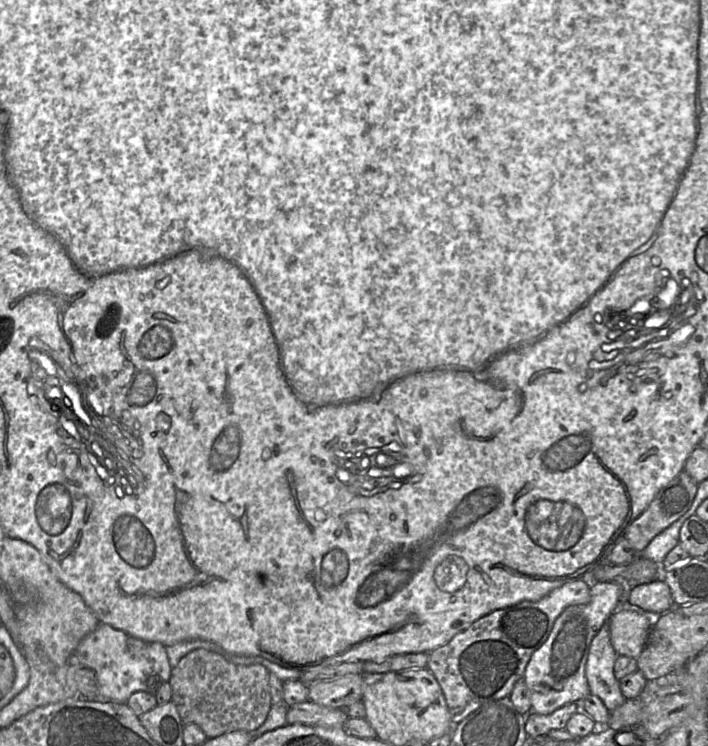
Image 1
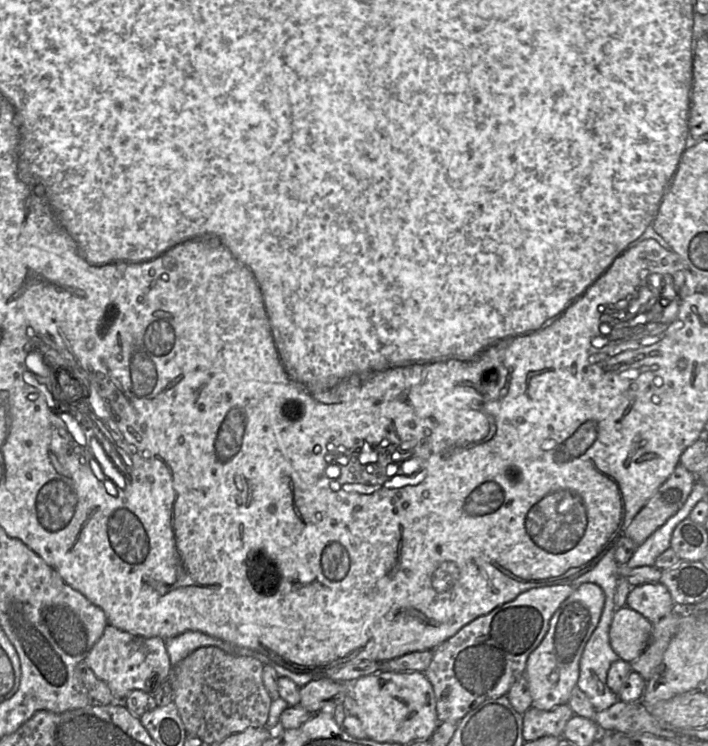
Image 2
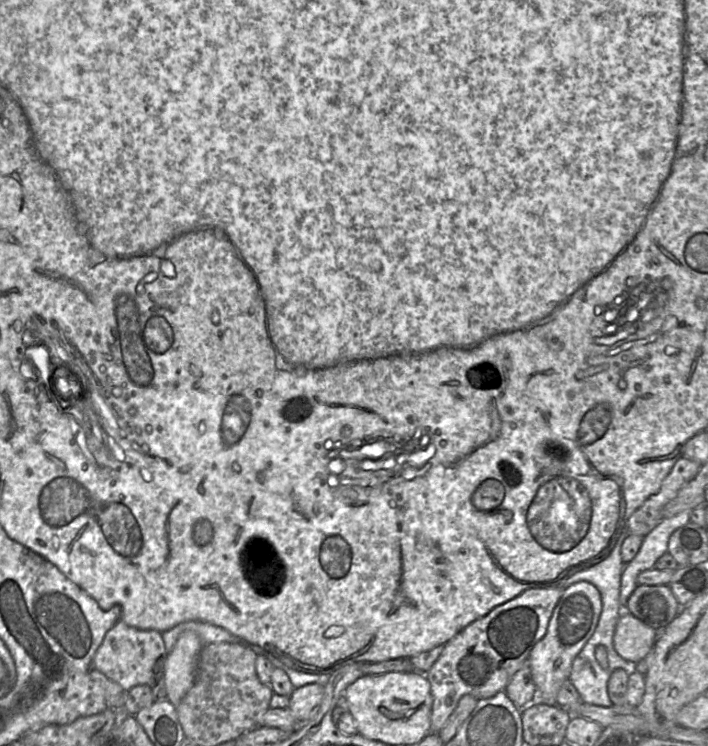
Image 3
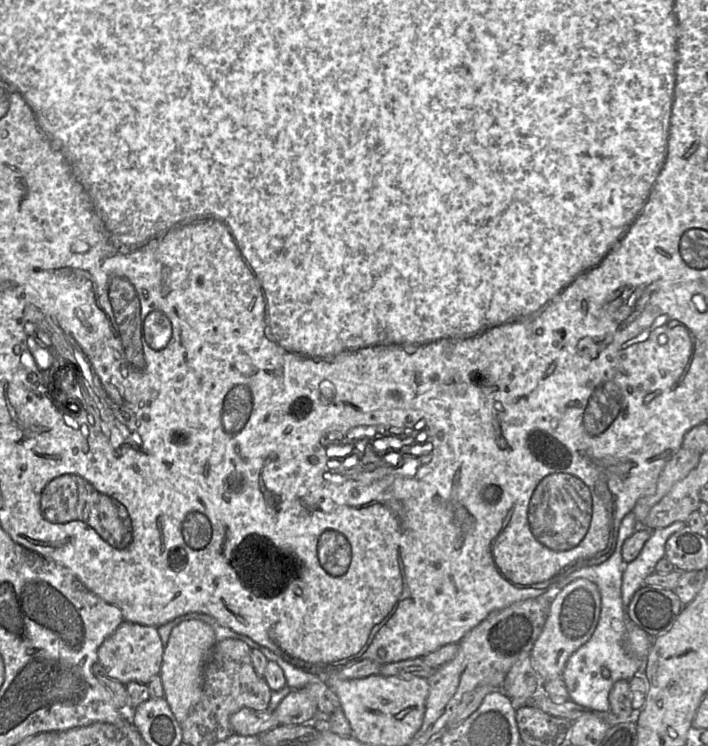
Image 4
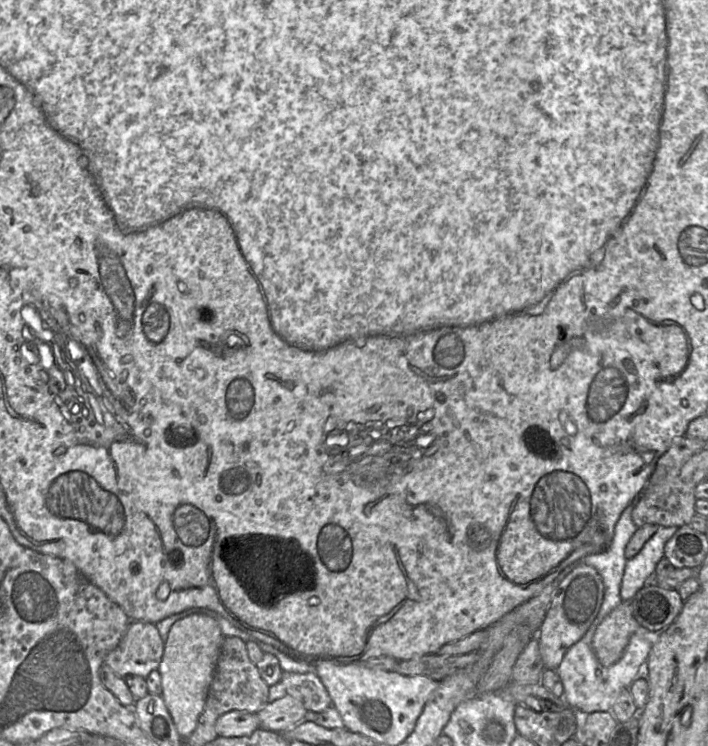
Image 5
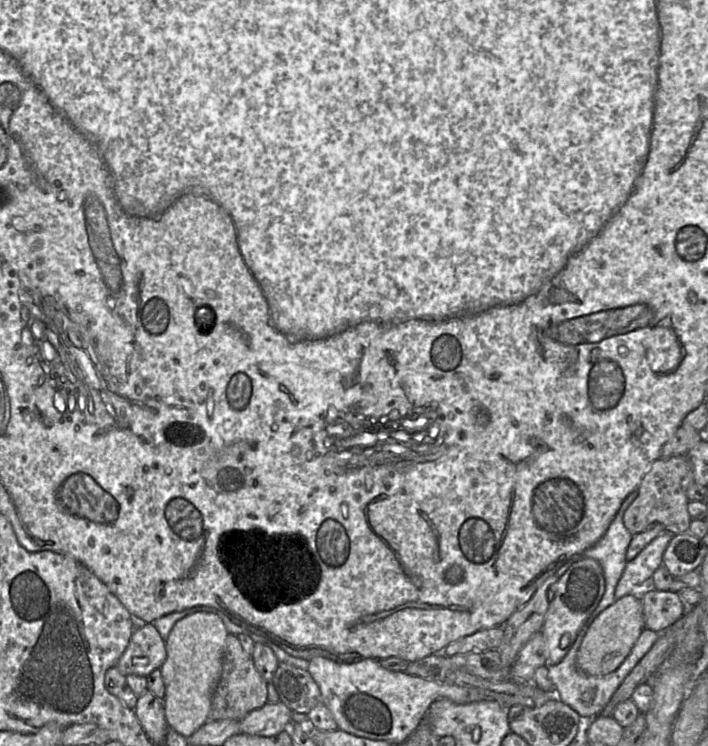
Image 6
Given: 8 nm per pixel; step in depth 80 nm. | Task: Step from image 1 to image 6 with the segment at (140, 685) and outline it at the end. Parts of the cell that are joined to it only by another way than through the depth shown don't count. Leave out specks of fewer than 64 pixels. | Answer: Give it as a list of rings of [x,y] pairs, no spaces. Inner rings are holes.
[[[152,623],[138,624],[115,667],[124,676],[133,674],[147,677],[160,669],[165,660],[165,642],[157,629]]]

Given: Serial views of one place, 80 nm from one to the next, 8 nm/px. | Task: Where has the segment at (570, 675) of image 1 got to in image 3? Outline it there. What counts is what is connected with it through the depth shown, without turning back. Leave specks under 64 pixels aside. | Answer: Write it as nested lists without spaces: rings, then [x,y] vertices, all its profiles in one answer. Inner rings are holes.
[[[580,581],[563,590],[549,620],[546,634],[534,645],[527,660],[538,700],[556,704],[556,695],[569,678],[573,660],[593,635],[601,611],[601,595],[592,583]]]

